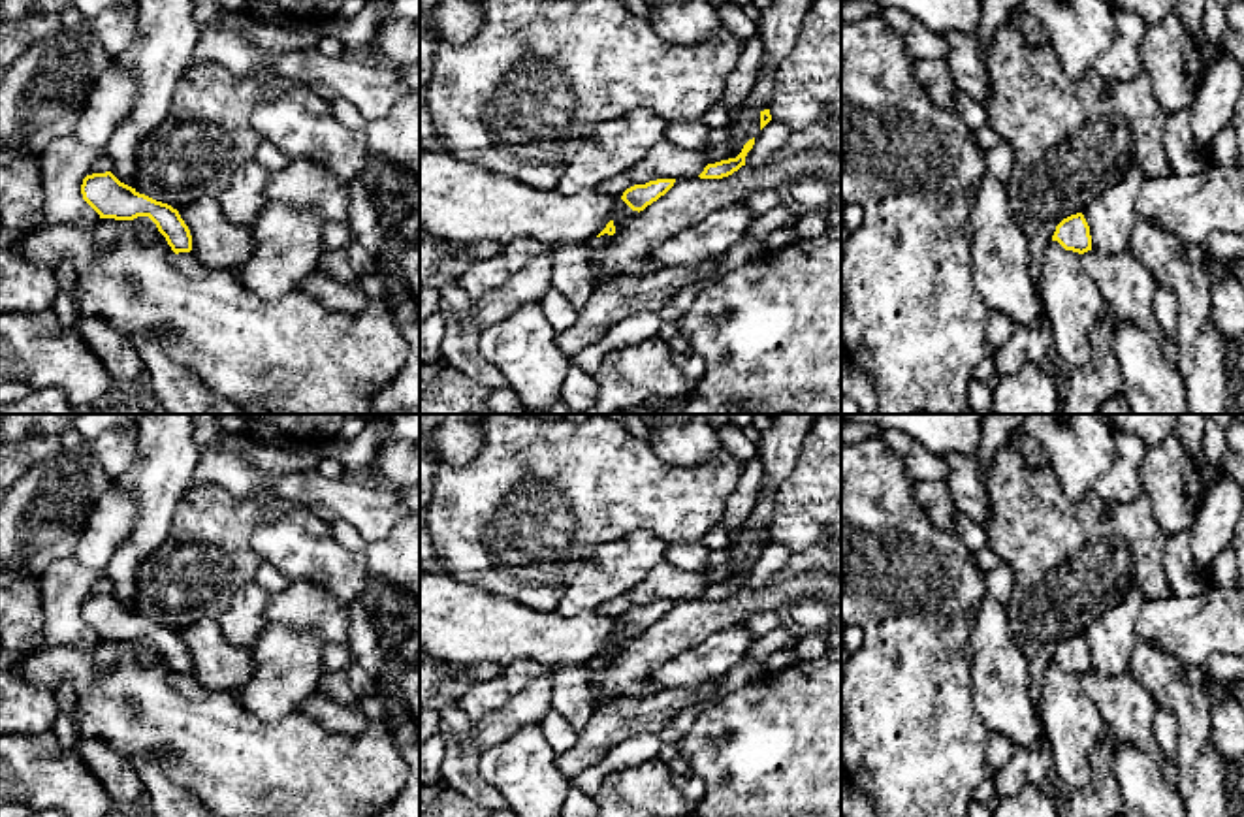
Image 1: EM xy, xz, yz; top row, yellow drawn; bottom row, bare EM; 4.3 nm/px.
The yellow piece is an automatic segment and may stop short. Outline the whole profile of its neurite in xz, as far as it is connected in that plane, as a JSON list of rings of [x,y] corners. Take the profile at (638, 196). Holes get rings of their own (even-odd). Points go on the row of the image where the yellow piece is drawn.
[[[657,179],[649,181],[646,184],[634,184],[627,188],[621,196],[621,200],[632,209],[632,211],[644,211],[647,205],[657,201],[661,196],[664,196],[672,186],[676,179]]]

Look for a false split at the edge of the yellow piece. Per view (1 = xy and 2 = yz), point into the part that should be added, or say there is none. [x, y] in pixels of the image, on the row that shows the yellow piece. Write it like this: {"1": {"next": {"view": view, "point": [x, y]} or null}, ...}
{"1": {"next": null}, "2": {"next": null}}

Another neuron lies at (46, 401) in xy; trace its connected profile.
[[[45,388],[0,407],[0,414],[73,414],[73,408],[56,388]]]

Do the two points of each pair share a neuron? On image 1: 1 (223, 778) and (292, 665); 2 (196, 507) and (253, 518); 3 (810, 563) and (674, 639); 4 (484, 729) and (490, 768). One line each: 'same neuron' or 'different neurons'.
1: different neurons
2: same neuron
3: different neurons
4: different neurons

